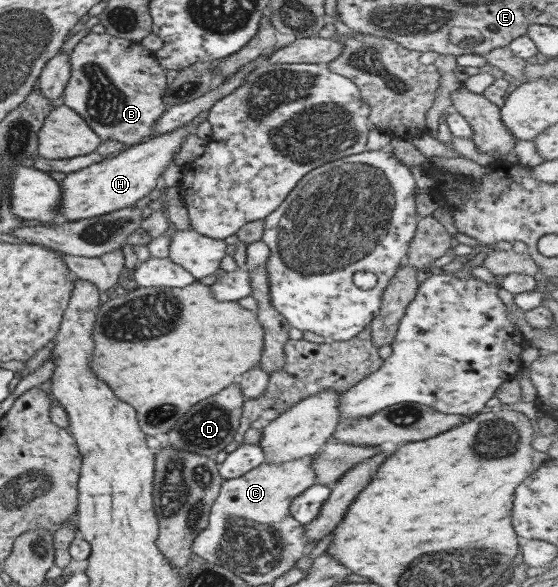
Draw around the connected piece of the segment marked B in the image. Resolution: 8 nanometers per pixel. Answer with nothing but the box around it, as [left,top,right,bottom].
[60,32,168,147]

